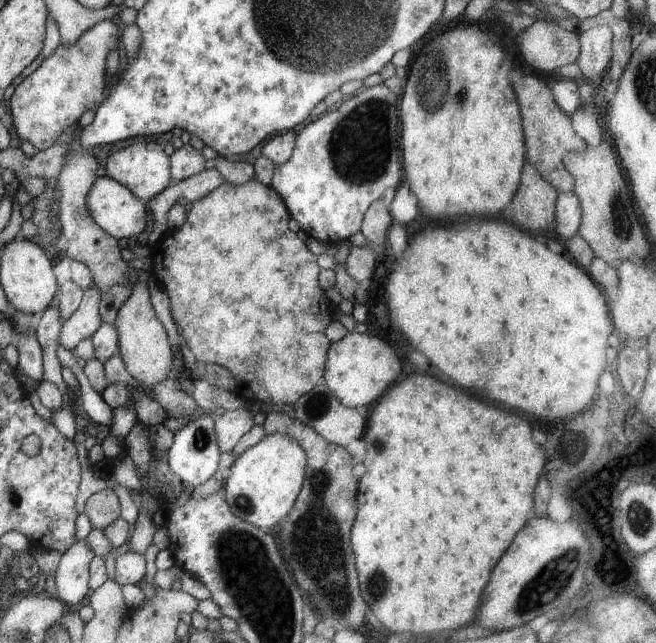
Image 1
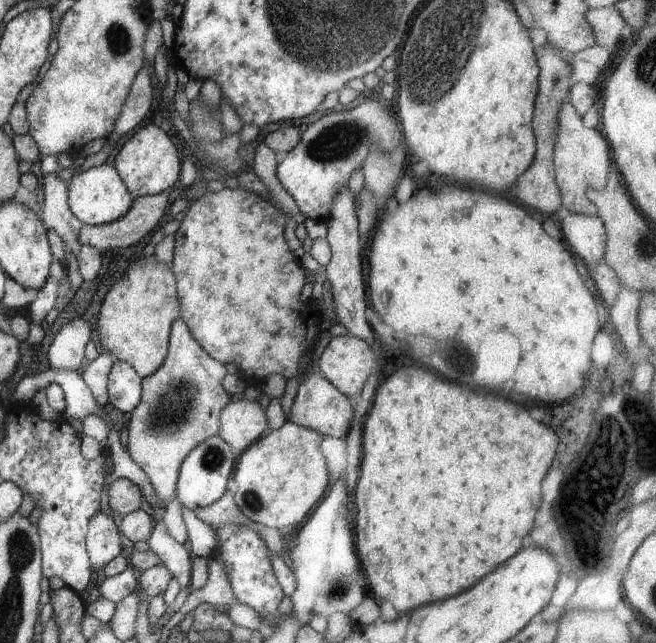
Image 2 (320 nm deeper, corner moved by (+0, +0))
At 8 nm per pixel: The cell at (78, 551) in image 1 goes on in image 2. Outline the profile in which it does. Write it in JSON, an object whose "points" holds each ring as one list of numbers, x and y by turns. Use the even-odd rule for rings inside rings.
{"points":[[100,511,89,518,84,538,91,572,103,568,112,558,123,553,126,544,110,516]]}

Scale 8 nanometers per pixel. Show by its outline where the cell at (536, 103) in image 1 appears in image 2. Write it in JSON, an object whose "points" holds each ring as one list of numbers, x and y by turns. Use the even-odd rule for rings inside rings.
{"points":[[564,101,558,110,558,133,554,140,552,150,552,163,554,168,554,179,560,190,561,208,565,208,569,213,579,213,587,216,596,216,595,205,586,197,586,189,590,187,594,191,605,188,607,173,613,168,610,160,610,150,604,136,598,127,590,129,581,123,581,117,568,101]]}

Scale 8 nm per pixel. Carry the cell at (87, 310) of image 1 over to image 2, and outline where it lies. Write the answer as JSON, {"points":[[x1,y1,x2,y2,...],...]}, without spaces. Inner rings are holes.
{"points":[[81,316,61,326,47,348,50,367,78,371,82,367,84,348,91,338,90,334,90,325]]}

